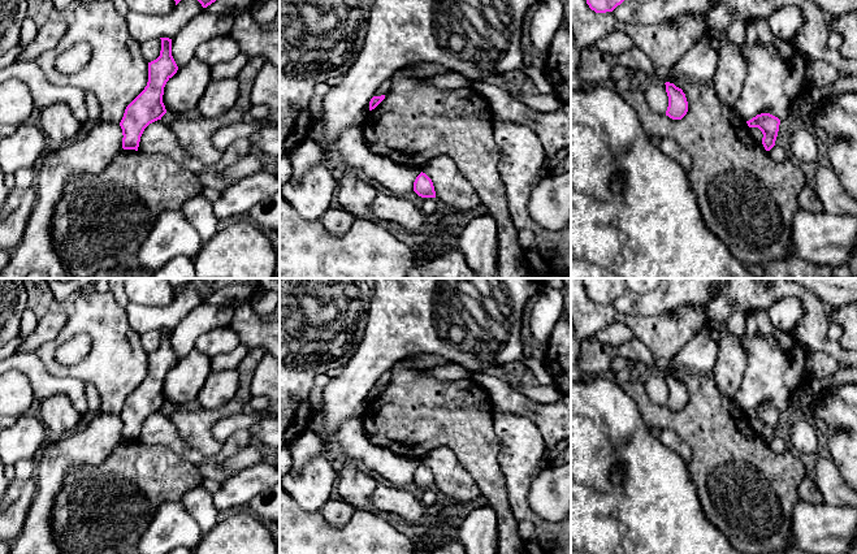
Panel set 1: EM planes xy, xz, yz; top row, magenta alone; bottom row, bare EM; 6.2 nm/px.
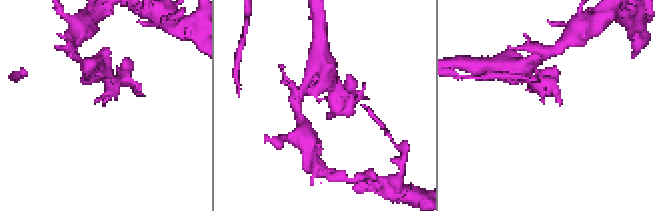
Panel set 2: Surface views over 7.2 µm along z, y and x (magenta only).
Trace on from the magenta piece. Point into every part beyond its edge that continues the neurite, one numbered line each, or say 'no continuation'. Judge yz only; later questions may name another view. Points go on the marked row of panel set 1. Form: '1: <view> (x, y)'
no continuation

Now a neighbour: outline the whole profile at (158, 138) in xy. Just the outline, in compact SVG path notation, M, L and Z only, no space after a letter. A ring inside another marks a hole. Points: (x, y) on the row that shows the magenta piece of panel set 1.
M157 120L144 129L140 137L138 152L163 153L173 159L182 168L196 174L209 168L196 157L190 156L181 147L177 135L170 130L169 124L163 120Z

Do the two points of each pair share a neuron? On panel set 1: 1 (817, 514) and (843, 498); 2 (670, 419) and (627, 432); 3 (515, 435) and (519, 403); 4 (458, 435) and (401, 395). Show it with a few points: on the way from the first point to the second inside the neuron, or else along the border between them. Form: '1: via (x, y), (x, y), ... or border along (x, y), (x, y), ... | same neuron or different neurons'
1: border along (823, 501), (843, 507) | different neurons
2: border along (632, 398), (643, 422), (649, 428) | different neurons
3: border along (494, 415), (523, 415), (541, 436) | different neurons
4: via (444, 420), (437, 414), (424, 414), (415, 405) | same neuron

